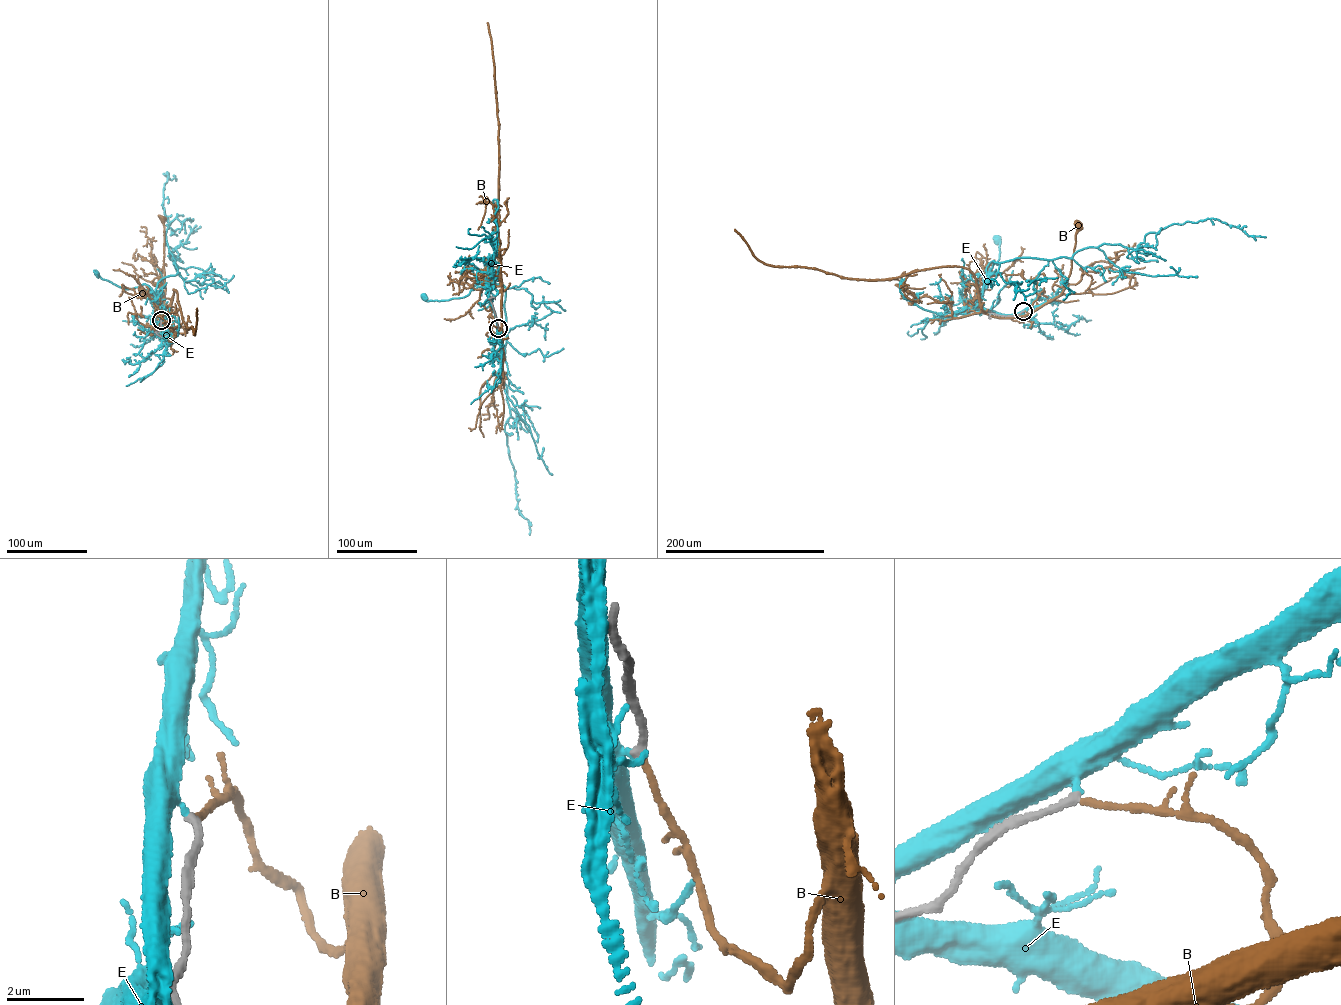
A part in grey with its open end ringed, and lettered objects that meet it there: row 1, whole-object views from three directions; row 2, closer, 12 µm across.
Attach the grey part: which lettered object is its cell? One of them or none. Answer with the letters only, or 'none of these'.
B

